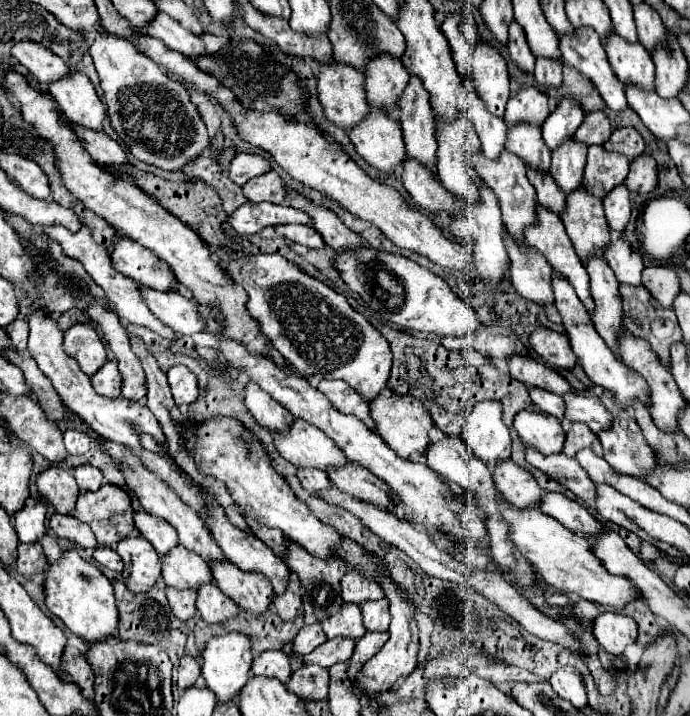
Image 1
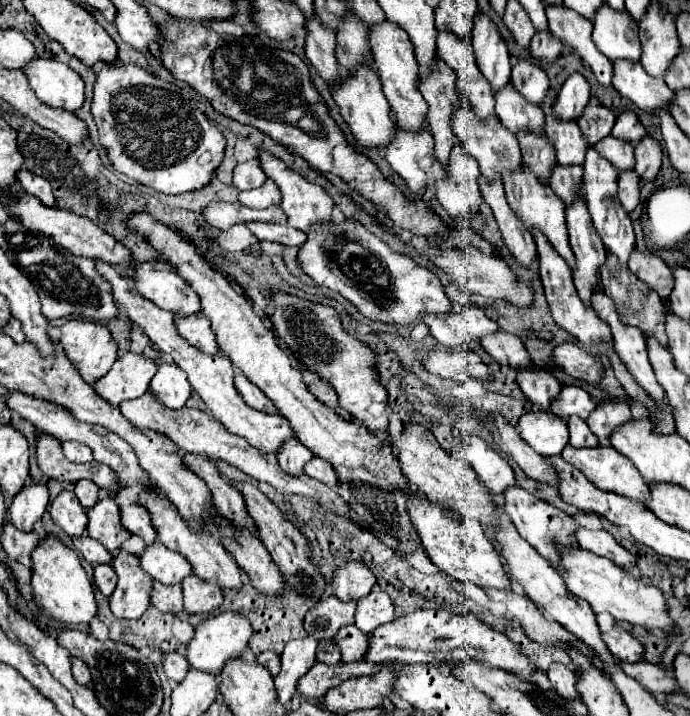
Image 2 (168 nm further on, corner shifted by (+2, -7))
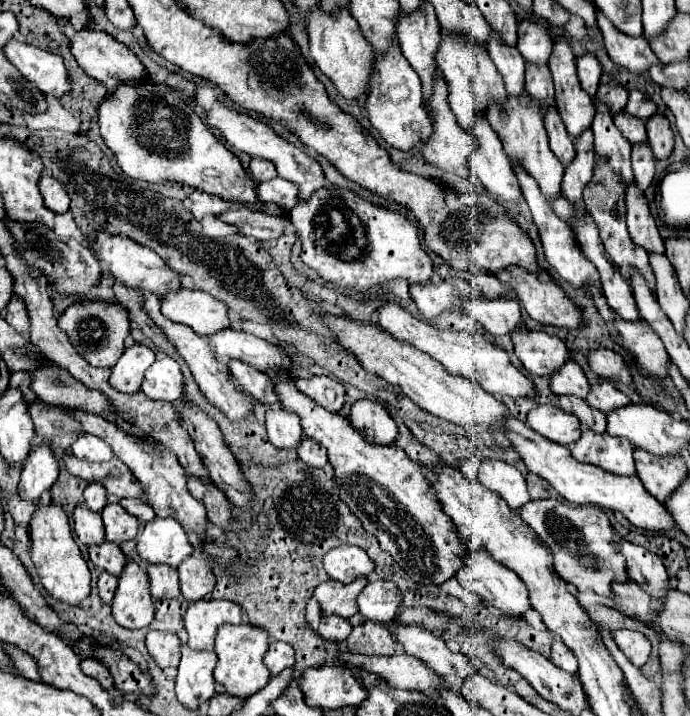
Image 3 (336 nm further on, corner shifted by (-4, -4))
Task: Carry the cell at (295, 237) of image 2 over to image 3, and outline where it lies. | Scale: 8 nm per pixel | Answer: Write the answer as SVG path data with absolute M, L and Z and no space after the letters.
M228 209L220 213L218 219L222 219L228 225L234 225L238 233L254 237L258 241L280 237L284 233L284 227L290 223L286 217L272 217L250 209Z

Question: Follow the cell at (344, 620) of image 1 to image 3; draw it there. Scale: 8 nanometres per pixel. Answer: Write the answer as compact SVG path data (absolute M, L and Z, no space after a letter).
M356 577L352 583L344 585L340 581L328 579L320 583L314 591L314 597L320 601L324 615L340 615L340 617L352 617L358 613L356 597L366 587L366 577Z

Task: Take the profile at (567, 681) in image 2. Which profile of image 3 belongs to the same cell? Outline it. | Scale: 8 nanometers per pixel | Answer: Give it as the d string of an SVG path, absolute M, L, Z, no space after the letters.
M558 635L552 641L552 663L558 665L560 669L566 669L568 673L576 673L578 669L578 661L574 653L564 645L564 641Z

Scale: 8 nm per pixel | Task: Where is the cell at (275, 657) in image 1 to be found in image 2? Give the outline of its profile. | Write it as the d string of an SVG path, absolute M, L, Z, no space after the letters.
M272 650L258 654L258 656L256 656L256 662L262 664L264 668L268 668L268 672L270 672L272 676L276 676L276 674L280 672L280 654L276 654L276 652L272 652Z

